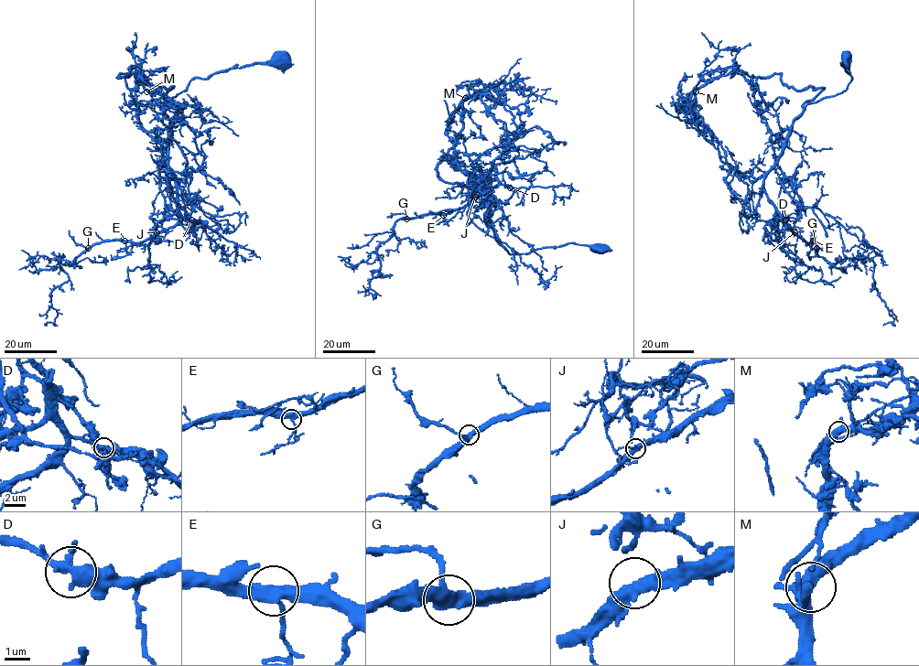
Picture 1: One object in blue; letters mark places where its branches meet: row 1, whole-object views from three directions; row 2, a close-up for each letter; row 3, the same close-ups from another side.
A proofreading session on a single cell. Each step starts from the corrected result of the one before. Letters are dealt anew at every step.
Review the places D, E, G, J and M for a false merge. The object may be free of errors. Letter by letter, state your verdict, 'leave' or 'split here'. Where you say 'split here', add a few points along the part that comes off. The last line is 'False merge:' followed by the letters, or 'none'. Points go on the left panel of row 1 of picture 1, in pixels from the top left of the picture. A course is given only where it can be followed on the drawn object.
D: leave
E: leave
G: leave
J: leave
M: leave
False merge: none

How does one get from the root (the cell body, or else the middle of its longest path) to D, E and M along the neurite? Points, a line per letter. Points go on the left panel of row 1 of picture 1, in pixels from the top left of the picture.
D: (280, 59), (194, 78), (170, 101), (176, 112), (168, 168), (175, 180), (177, 209), (191, 220)
E: (280, 59), (194, 78), (170, 101), (176, 112), (159, 171), (169, 215), (163, 230), (145, 241), (124, 241)
M: (280, 59), (194, 78), (170, 101), (176, 112), (158, 136), (139, 120), (135, 89), (140, 71), (146, 91)

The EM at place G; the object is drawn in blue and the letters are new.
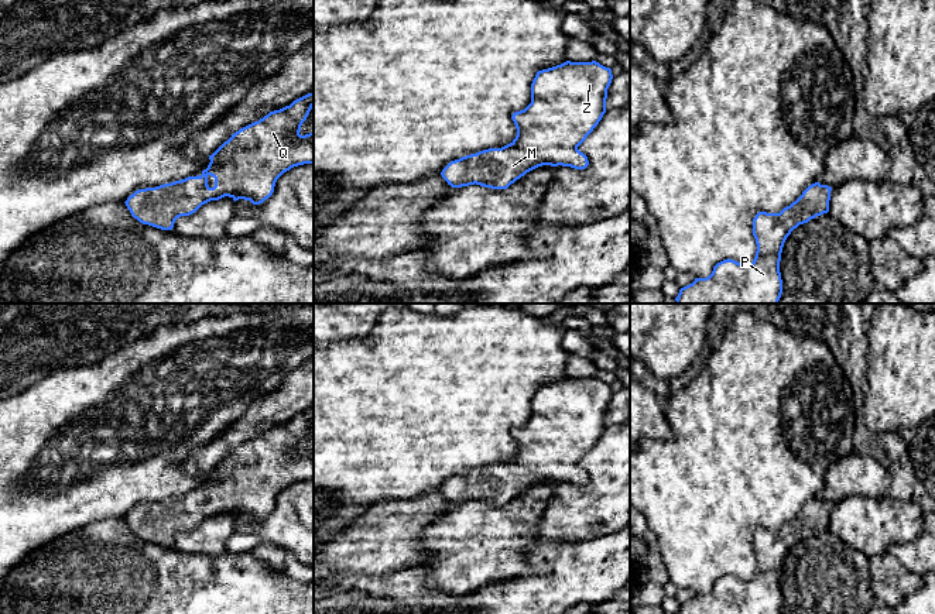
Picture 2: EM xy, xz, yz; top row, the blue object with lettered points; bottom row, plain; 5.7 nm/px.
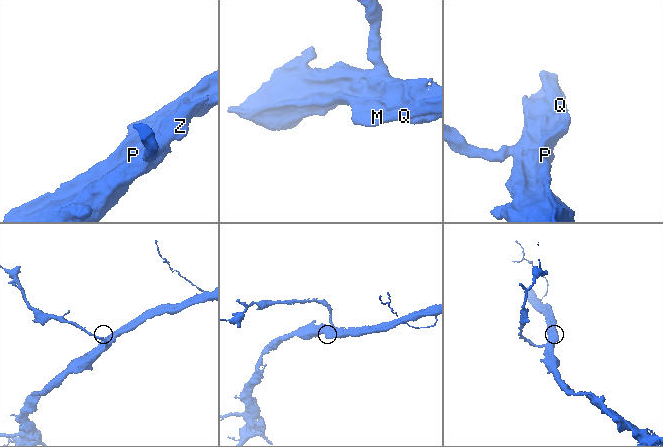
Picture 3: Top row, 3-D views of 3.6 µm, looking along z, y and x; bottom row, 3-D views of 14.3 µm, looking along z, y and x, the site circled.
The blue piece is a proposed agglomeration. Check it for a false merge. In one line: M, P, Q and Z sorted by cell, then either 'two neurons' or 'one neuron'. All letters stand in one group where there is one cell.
groups M P Q Z; one neuron

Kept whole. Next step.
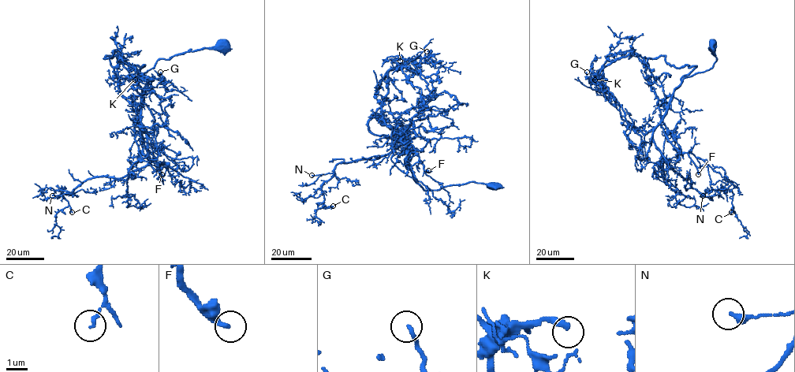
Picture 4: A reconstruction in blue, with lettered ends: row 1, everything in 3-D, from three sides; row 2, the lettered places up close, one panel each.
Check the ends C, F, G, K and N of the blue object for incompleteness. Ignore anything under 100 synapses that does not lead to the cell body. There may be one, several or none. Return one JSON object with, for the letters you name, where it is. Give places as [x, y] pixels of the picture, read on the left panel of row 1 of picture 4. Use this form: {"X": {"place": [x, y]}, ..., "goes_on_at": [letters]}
{"F": {"place": [162, 174]}, "goes_on_at": ["F"]}

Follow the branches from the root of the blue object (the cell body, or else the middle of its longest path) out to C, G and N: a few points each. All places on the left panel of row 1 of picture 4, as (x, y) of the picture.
C: (222, 45), (159, 58), (143, 75), (137, 169), (122, 177), (87, 179), (72, 194), (61, 189), (72, 212)
G: (222, 45), (159, 58), (143, 75), (141, 124), (151, 133), (166, 119), (151, 85), (160, 72)
N: (222, 45), (159, 58), (143, 75), (137, 169), (52, 195)

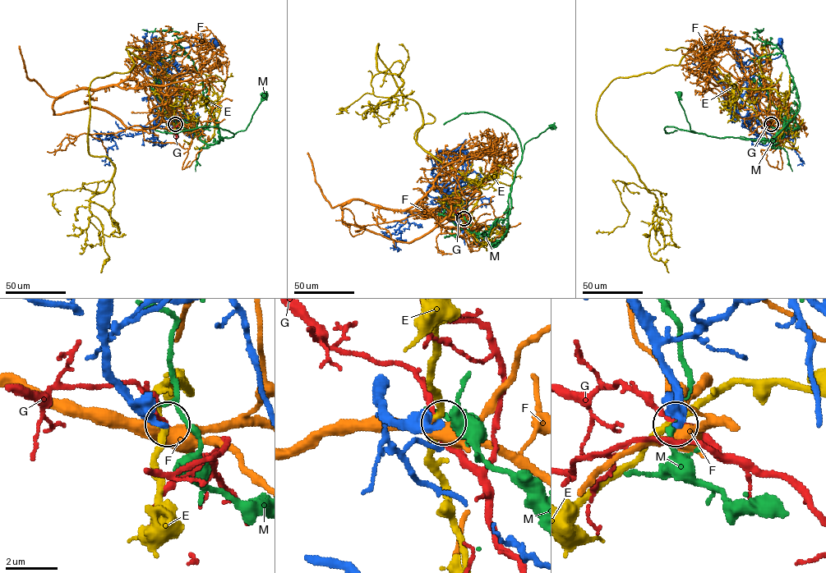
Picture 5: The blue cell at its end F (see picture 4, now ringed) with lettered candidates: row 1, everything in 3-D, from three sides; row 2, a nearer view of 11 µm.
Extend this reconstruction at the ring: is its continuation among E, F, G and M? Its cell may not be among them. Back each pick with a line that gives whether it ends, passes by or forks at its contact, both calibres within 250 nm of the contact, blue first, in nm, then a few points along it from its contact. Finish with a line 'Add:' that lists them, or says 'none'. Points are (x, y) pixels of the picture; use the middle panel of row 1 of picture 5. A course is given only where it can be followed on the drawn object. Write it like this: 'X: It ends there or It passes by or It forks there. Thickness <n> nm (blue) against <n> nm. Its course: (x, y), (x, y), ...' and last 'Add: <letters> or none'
Add: none

